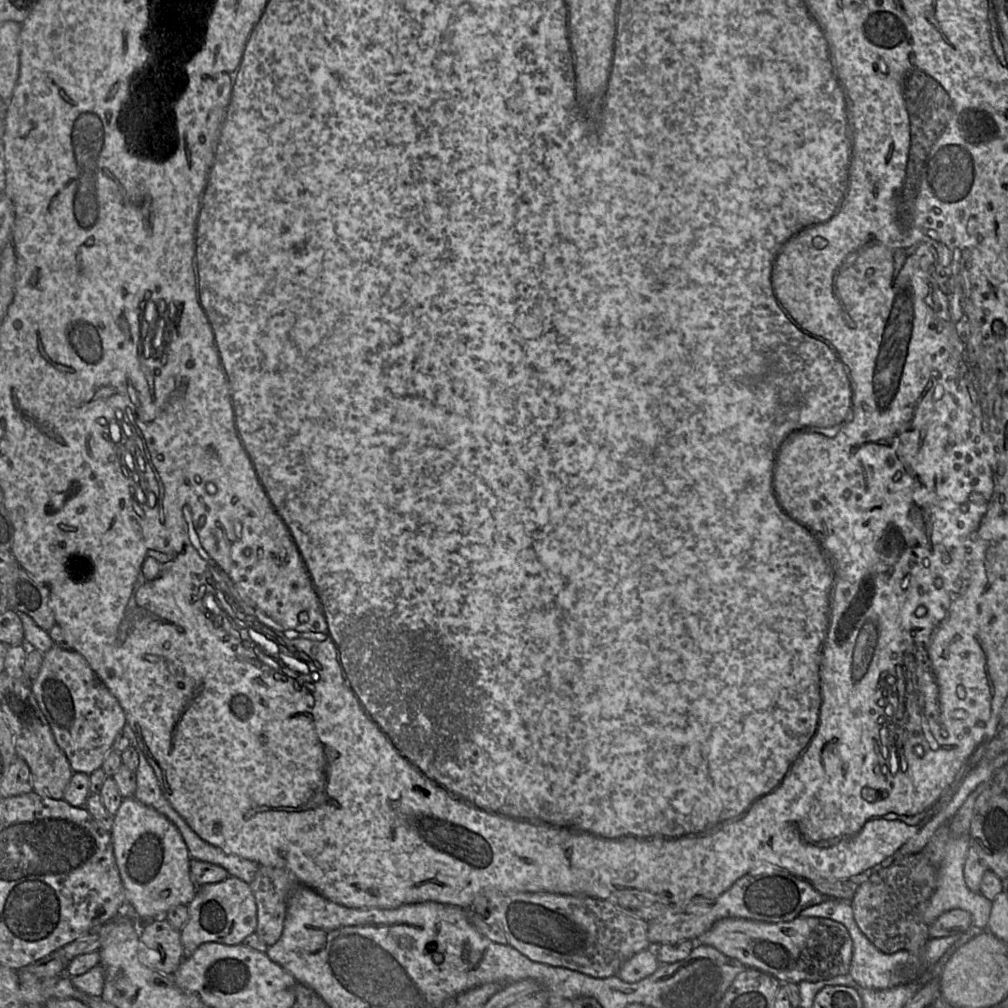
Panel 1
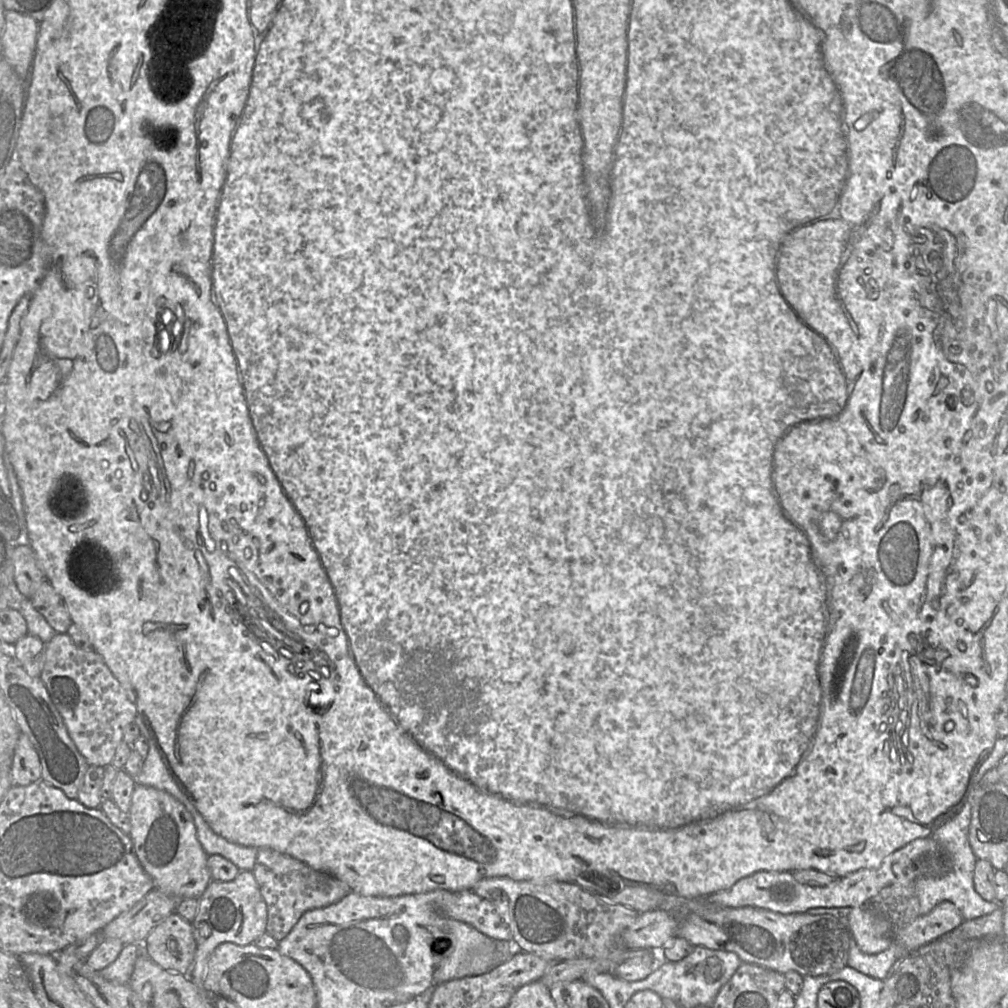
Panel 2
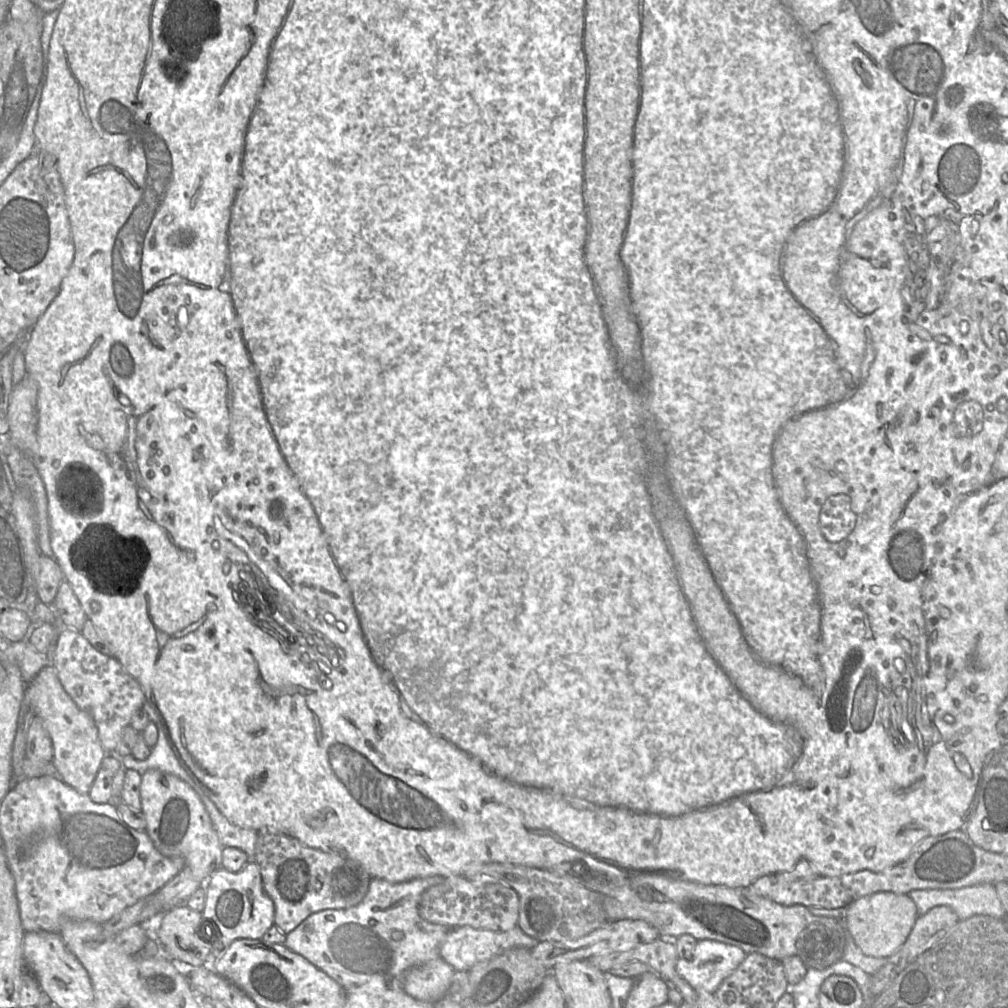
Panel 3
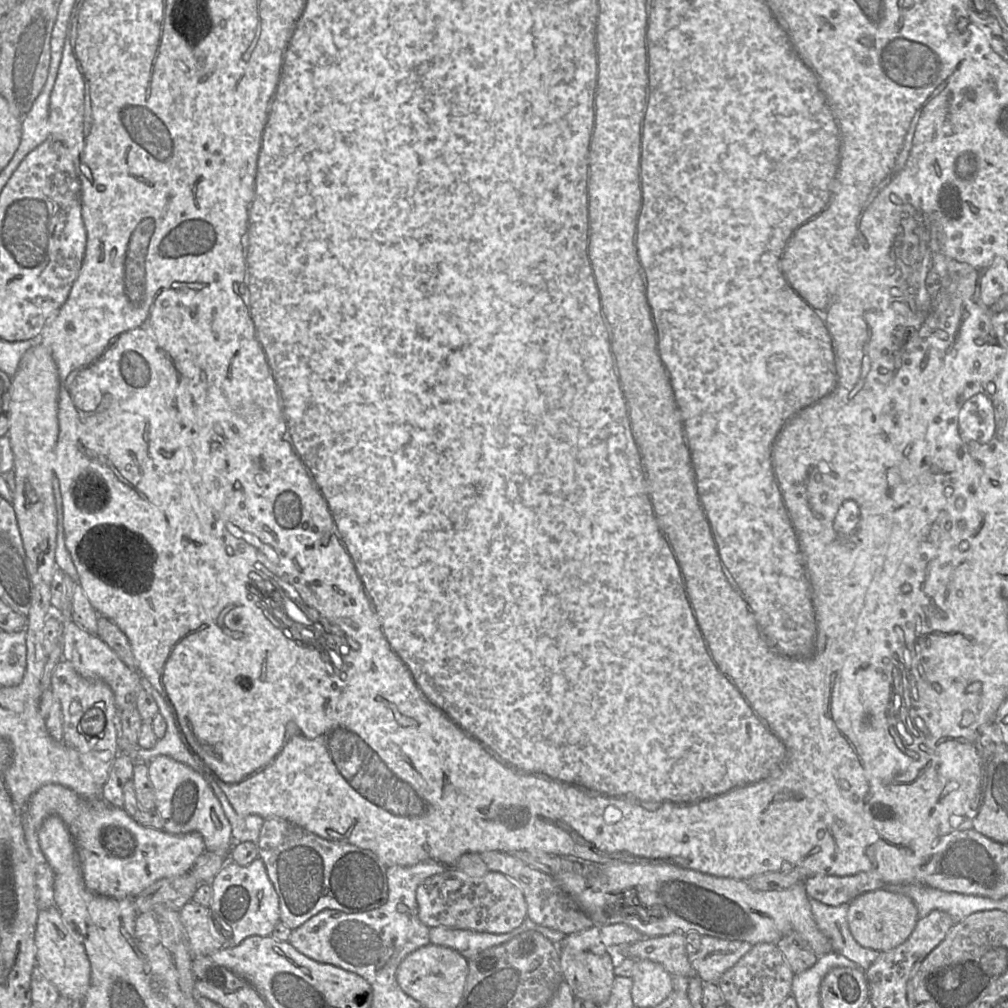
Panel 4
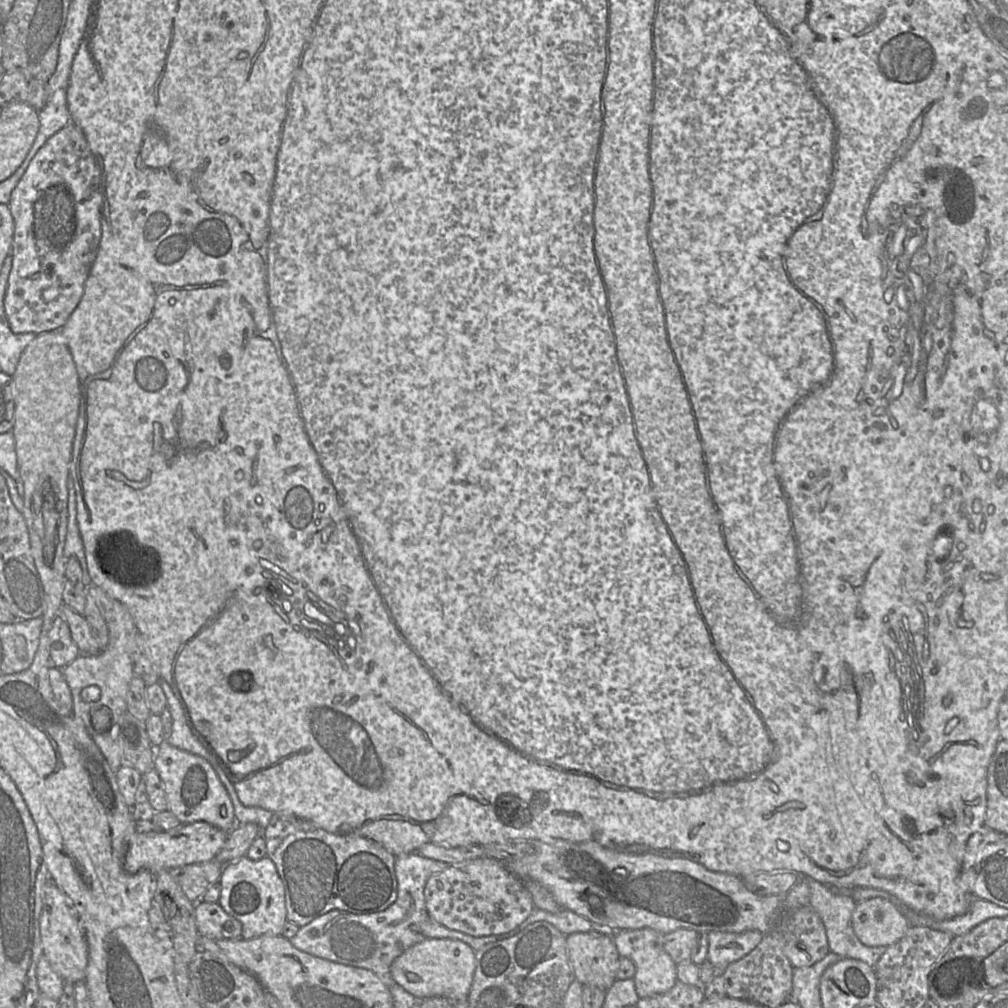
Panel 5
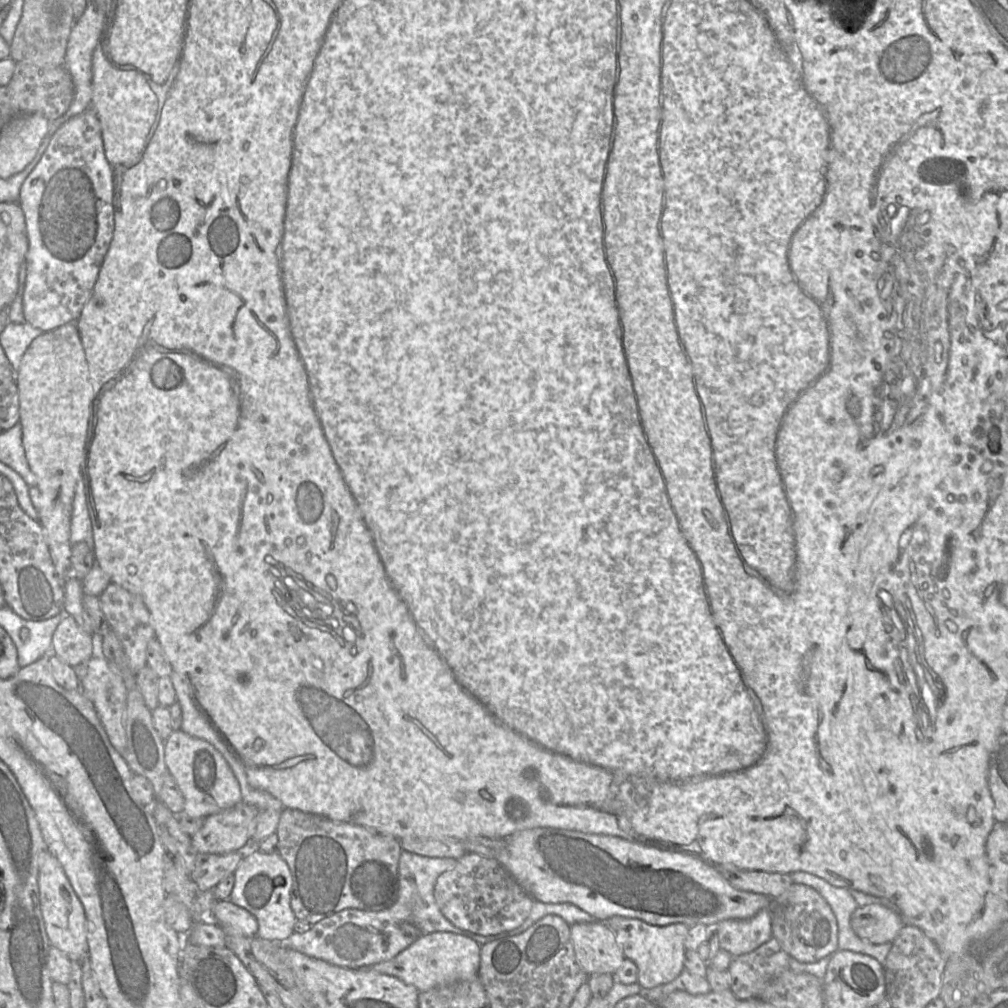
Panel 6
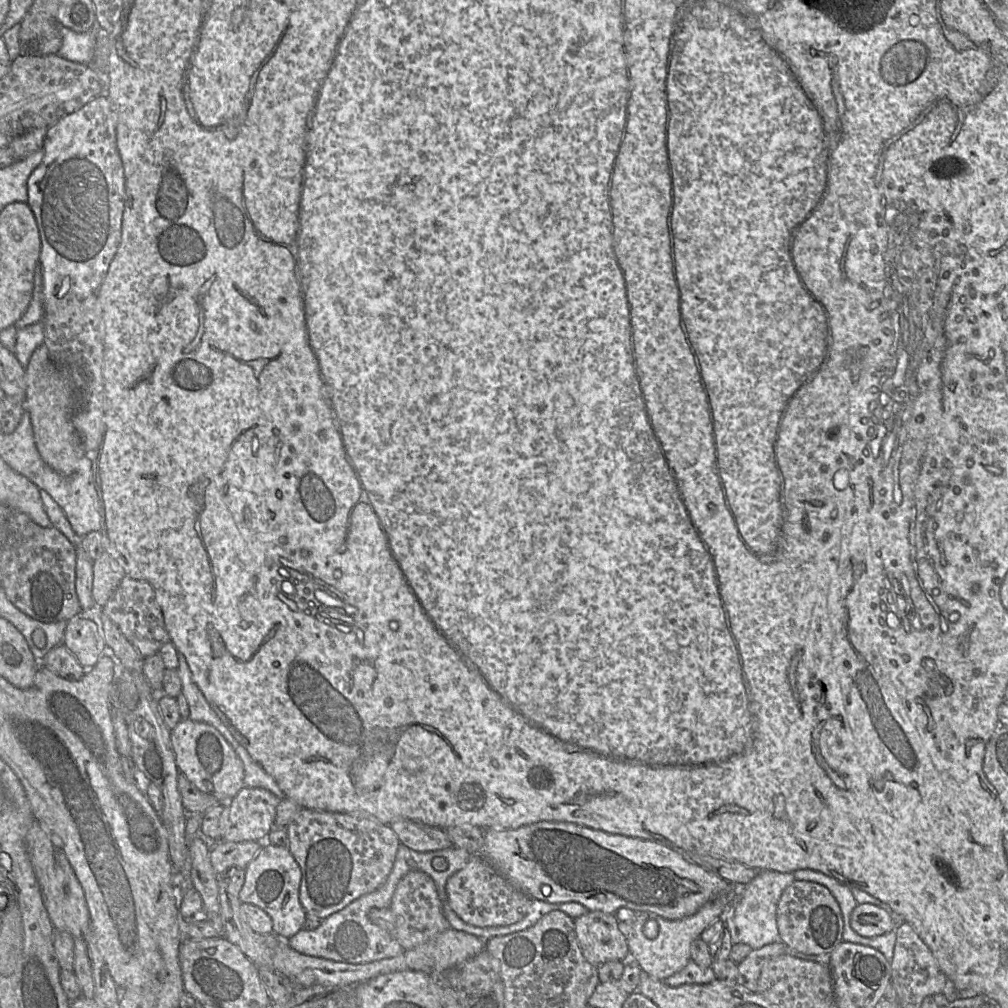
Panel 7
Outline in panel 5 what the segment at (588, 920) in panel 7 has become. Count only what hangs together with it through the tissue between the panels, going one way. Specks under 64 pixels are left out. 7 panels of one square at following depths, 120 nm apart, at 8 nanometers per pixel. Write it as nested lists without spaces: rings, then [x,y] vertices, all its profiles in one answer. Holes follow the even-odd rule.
[[[601,928],[567,936],[568,958],[576,981],[603,991],[612,986],[621,959],[612,934],[612,929]]]

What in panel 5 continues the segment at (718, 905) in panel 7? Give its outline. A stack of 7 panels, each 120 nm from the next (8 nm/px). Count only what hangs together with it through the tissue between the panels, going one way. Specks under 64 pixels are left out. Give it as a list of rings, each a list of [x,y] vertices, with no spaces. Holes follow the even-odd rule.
[[[650,928],[621,930],[612,934],[619,955],[630,959],[635,964],[636,973],[633,979],[636,993],[640,999],[666,993],[678,982],[677,964],[664,950],[662,946],[663,936]]]

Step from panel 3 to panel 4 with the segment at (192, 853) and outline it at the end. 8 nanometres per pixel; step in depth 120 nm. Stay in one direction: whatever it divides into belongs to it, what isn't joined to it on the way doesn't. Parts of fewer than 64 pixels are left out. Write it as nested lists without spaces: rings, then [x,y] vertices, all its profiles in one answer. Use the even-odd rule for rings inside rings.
[[[157,756],[148,763],[148,776],[154,788],[155,807],[163,821],[162,830],[177,835],[189,832],[198,832],[202,835],[205,850],[216,854],[229,854],[234,841],[232,839],[231,825],[225,816],[223,808],[213,790],[201,774],[189,766],[179,763],[167,756]]]

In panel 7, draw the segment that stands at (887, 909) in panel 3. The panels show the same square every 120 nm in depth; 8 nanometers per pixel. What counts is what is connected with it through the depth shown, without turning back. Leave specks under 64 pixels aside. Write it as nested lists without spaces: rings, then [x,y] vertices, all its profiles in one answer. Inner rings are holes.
[[[870,903],[858,904],[850,923],[854,931],[864,937],[880,936],[896,928],[895,921],[884,909]]]

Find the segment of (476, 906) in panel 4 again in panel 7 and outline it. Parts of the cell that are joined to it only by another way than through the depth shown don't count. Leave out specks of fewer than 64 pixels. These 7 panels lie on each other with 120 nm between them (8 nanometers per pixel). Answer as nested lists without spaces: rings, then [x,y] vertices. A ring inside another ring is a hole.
[[[472,854],[465,867],[449,877],[446,892],[453,912],[465,923],[476,927],[514,924],[525,917],[529,908],[529,897],[480,854]]]

